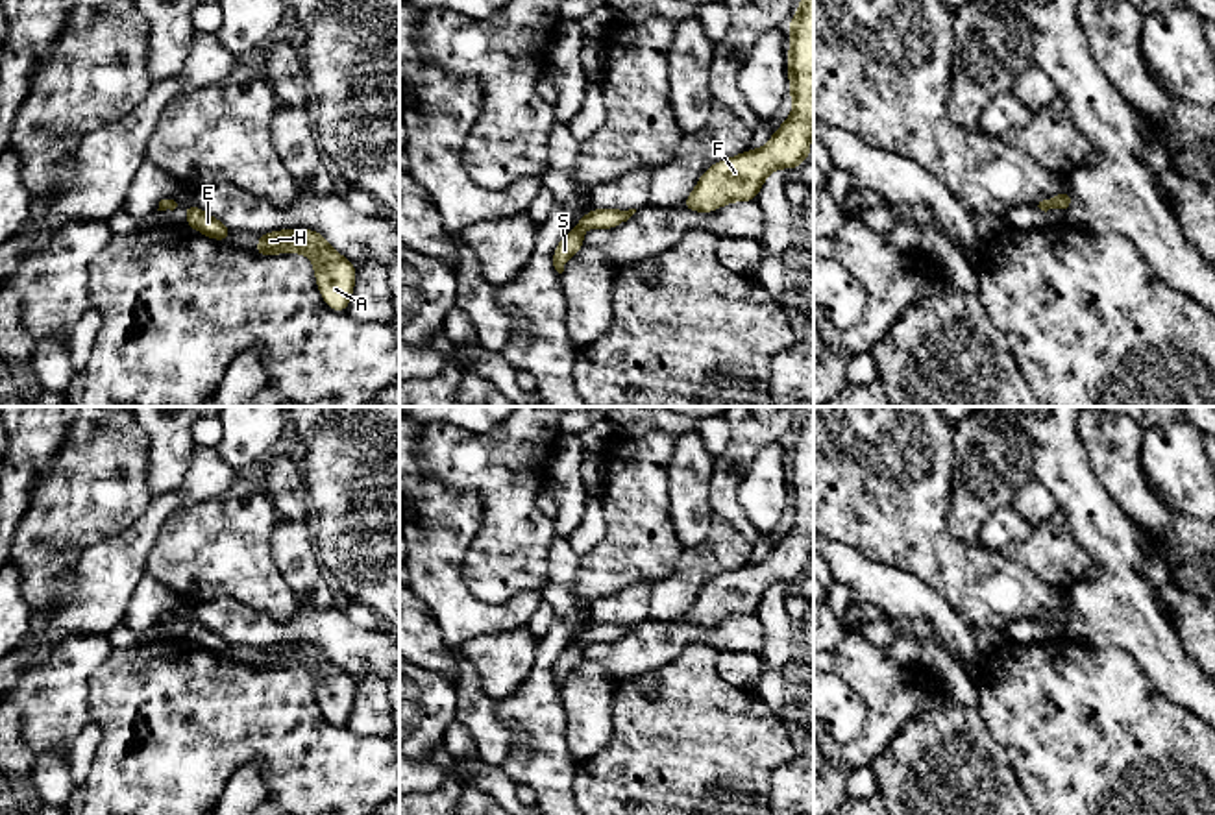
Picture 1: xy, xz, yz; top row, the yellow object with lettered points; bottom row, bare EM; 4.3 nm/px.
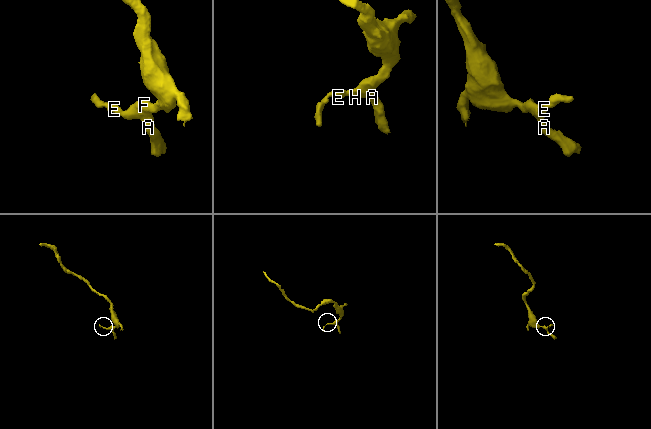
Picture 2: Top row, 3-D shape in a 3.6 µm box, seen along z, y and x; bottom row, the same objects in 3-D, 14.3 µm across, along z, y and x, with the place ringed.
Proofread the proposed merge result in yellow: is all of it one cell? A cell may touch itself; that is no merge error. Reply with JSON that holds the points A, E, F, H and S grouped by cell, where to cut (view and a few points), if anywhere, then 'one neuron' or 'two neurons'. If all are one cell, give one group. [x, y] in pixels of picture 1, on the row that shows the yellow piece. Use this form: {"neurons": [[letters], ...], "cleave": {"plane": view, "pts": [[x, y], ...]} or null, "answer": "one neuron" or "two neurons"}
{"neurons": [["A", "E", "F", "H", "S"]], "cleave": null, "answer": "one neuron"}

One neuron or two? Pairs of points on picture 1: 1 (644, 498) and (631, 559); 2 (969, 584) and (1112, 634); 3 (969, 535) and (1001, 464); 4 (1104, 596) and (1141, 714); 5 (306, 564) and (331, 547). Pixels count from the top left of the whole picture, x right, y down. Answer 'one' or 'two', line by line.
1: one
2: two
3: one
4: two
5: two

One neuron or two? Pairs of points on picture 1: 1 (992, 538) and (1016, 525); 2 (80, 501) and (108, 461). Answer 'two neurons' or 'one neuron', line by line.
1: one neuron
2: one neuron

